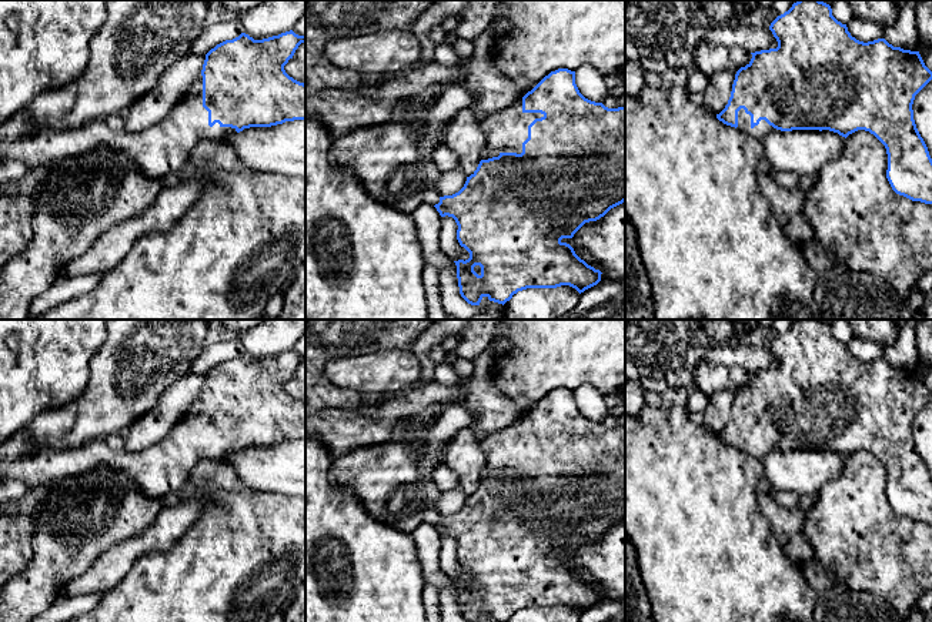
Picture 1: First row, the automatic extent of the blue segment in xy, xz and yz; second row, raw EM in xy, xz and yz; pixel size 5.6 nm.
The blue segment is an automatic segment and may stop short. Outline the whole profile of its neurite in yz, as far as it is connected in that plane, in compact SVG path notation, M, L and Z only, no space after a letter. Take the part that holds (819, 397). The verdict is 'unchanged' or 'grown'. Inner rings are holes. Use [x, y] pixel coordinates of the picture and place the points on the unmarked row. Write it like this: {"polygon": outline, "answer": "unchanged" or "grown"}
{"polygon": "M798 320L771 342L769 350L778 367L751 372L751 381L736 391L728 424L716 438L761 461L775 448L829 449L845 458L858 449L869 451L886 468L886 498L892 509L912 521L932 524L932 478L916 448L912 429L915 415L932 399L932 391L919 371L893 367L885 358L868 362L856 360L846 344L832 335L831 325L821 320Z", "answer": "grown"}

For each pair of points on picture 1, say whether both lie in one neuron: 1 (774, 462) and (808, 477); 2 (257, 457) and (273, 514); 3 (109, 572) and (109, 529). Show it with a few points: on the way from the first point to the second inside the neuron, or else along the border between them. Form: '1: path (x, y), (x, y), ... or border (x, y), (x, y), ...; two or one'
1: path (782, 470), (799, 471); one
2: border (237, 475), (251, 490), (271, 491), (290, 497); two
3: border (139, 531), (110, 545), (86, 571); two

